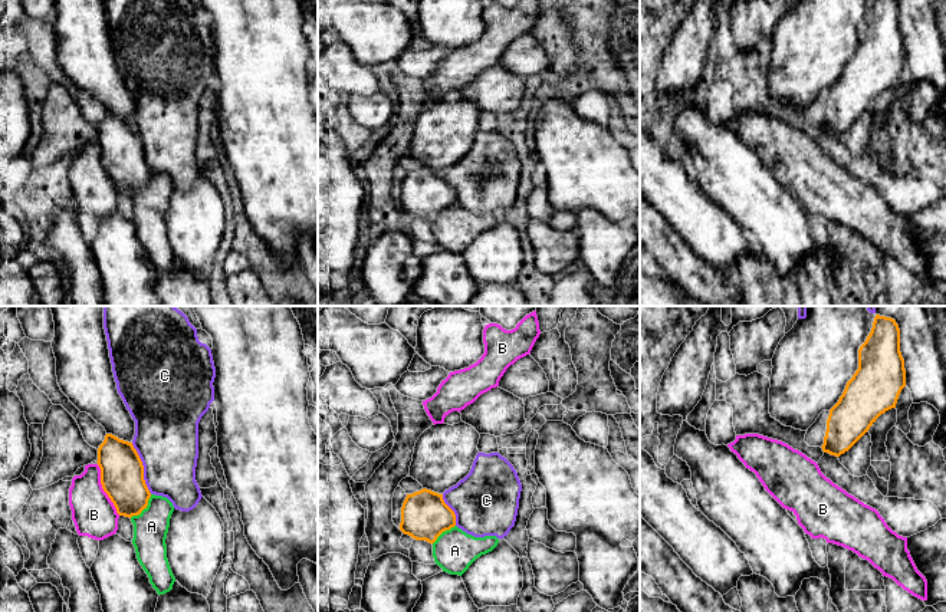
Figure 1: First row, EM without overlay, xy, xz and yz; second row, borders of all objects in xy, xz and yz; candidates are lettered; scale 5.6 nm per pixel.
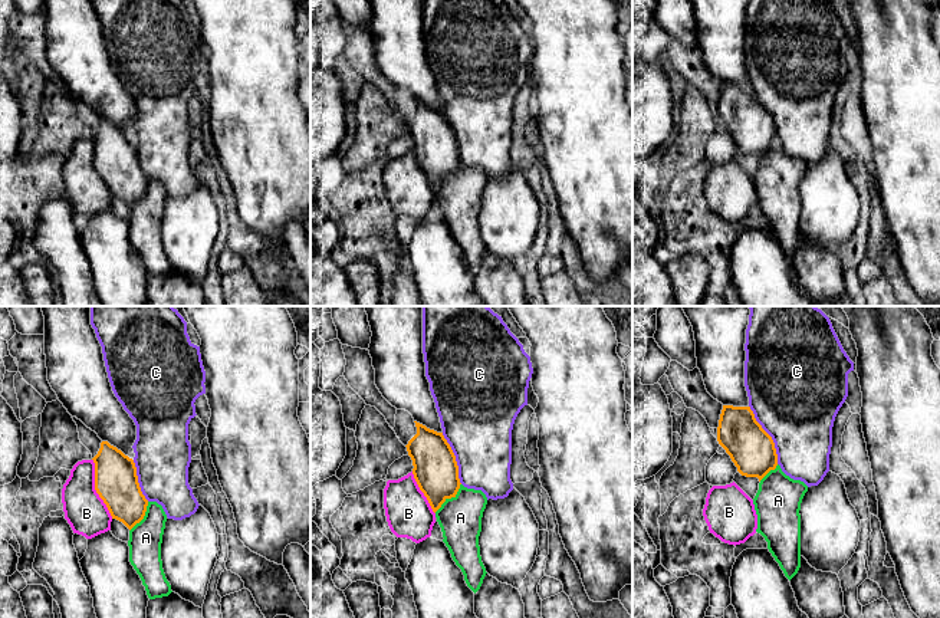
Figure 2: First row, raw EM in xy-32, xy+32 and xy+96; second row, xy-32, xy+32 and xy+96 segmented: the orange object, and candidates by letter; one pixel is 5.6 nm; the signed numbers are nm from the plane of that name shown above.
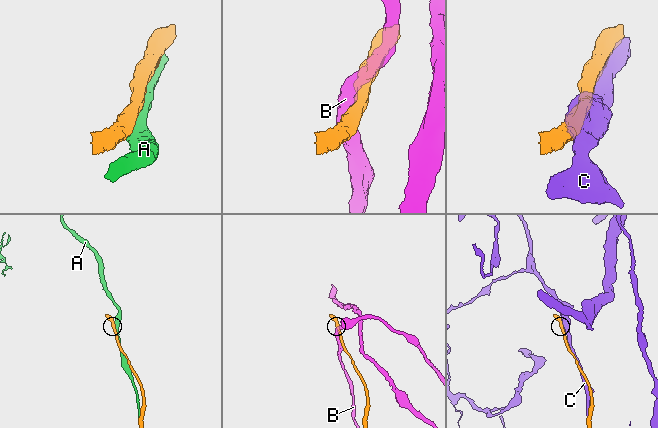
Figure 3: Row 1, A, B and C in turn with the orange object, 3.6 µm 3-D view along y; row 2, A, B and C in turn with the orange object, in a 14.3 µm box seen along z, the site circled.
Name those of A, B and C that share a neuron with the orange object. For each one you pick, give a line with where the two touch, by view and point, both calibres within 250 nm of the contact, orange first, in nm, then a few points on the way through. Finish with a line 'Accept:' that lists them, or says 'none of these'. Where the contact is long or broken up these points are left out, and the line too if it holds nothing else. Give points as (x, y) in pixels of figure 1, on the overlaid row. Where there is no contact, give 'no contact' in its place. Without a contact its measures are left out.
Accept: none of these

